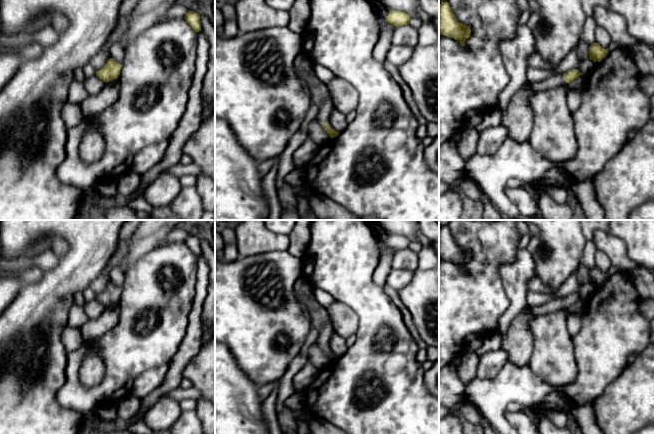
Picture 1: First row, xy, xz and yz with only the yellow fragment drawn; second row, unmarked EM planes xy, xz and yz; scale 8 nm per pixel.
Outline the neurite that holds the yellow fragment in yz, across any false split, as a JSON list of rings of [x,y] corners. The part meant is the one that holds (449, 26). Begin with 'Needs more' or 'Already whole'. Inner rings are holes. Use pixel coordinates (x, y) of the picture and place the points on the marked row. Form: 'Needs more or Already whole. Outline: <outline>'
Already whole. Outline: [[[441,1],[439,5],[439,34],[459,41],[464,46],[470,37],[470,27],[459,22],[448,2]]]

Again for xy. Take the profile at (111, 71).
Already whole. Outline: [[[110,58],[101,70],[96,71],[96,75],[107,83],[119,77],[121,68],[120,63]]]

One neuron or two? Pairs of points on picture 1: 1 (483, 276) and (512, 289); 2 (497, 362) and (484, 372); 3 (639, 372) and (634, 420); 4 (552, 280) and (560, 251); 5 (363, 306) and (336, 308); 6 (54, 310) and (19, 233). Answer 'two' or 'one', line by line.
1: two
2: one
3: one
4: one
5: two
6: one

